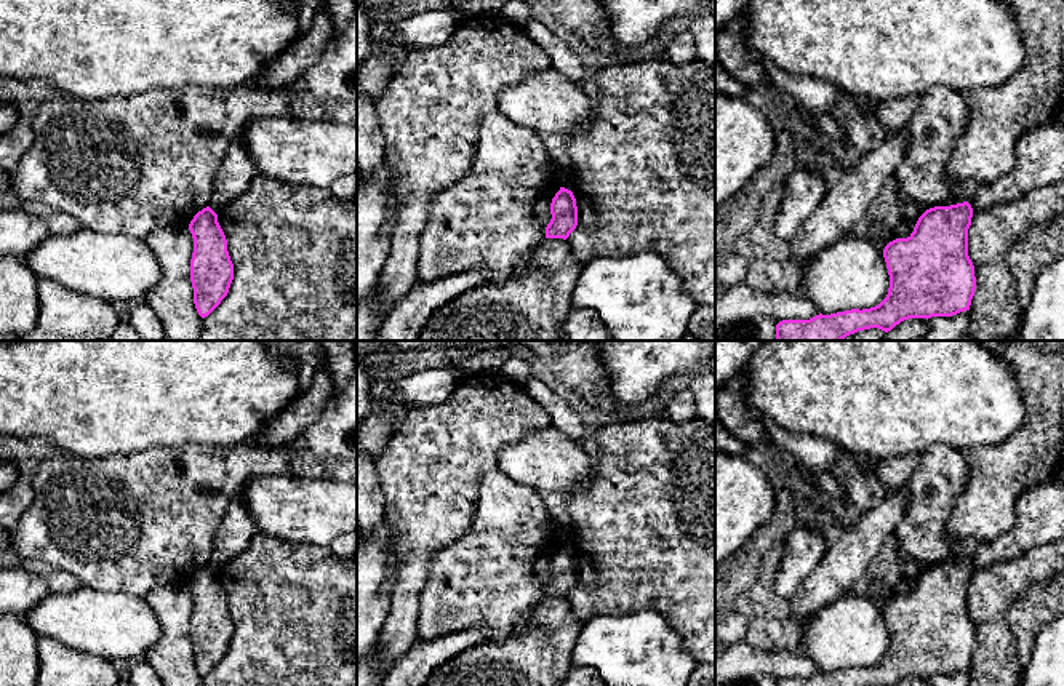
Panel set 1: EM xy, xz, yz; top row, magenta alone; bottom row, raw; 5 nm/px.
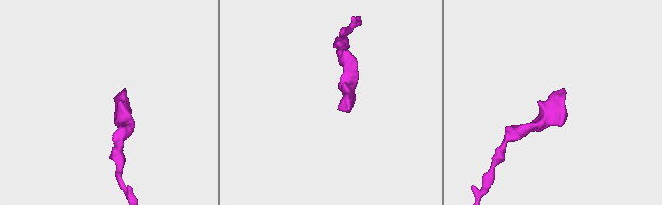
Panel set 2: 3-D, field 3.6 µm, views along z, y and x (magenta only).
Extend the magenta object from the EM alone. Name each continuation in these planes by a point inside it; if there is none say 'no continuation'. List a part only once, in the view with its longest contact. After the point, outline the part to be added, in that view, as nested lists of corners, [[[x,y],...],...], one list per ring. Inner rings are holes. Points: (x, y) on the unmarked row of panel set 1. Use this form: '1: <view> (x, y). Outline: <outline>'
no continuation

